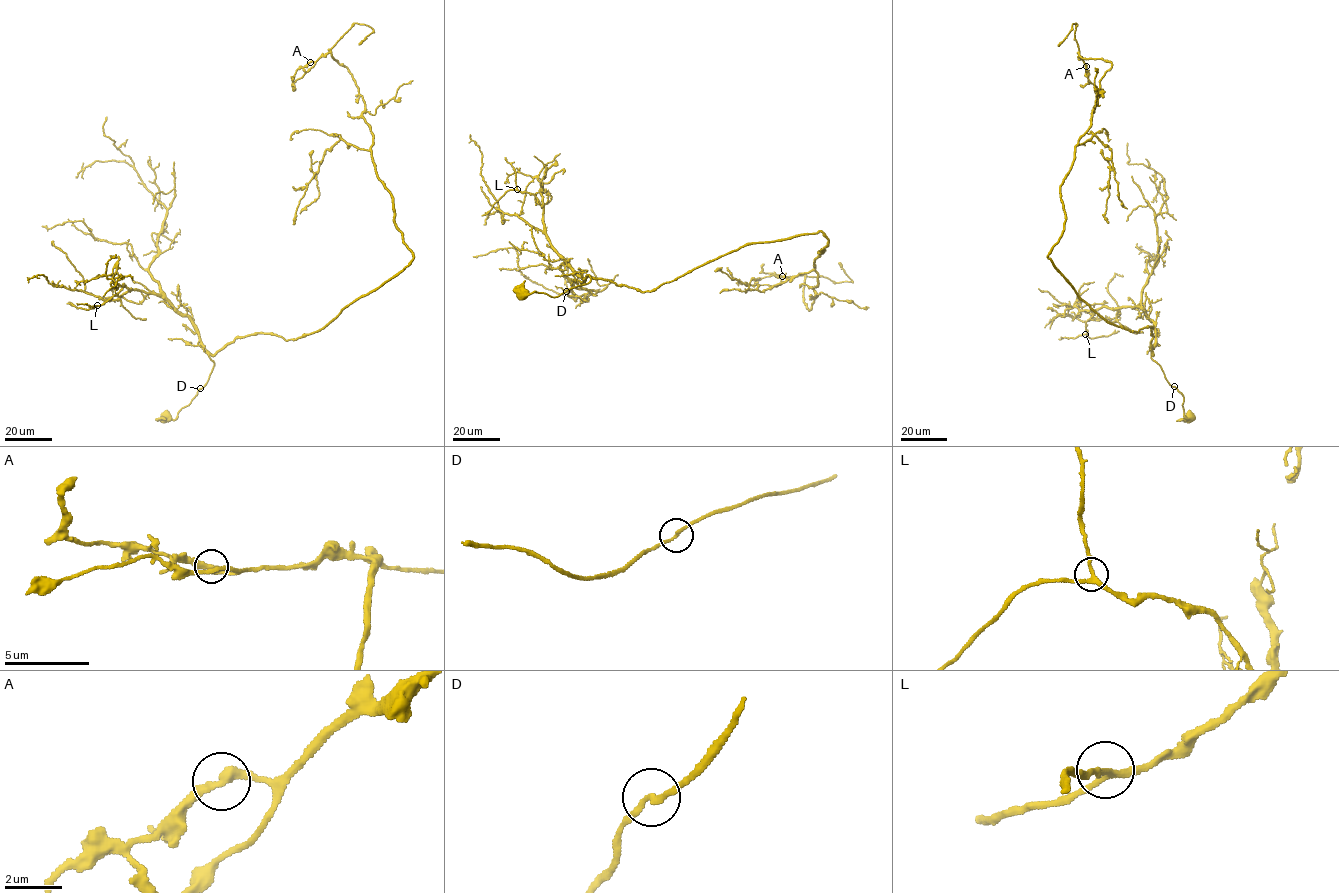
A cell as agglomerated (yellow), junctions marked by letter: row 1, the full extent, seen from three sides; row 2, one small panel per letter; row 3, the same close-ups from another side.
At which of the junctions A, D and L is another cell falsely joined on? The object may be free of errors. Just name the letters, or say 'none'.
none

